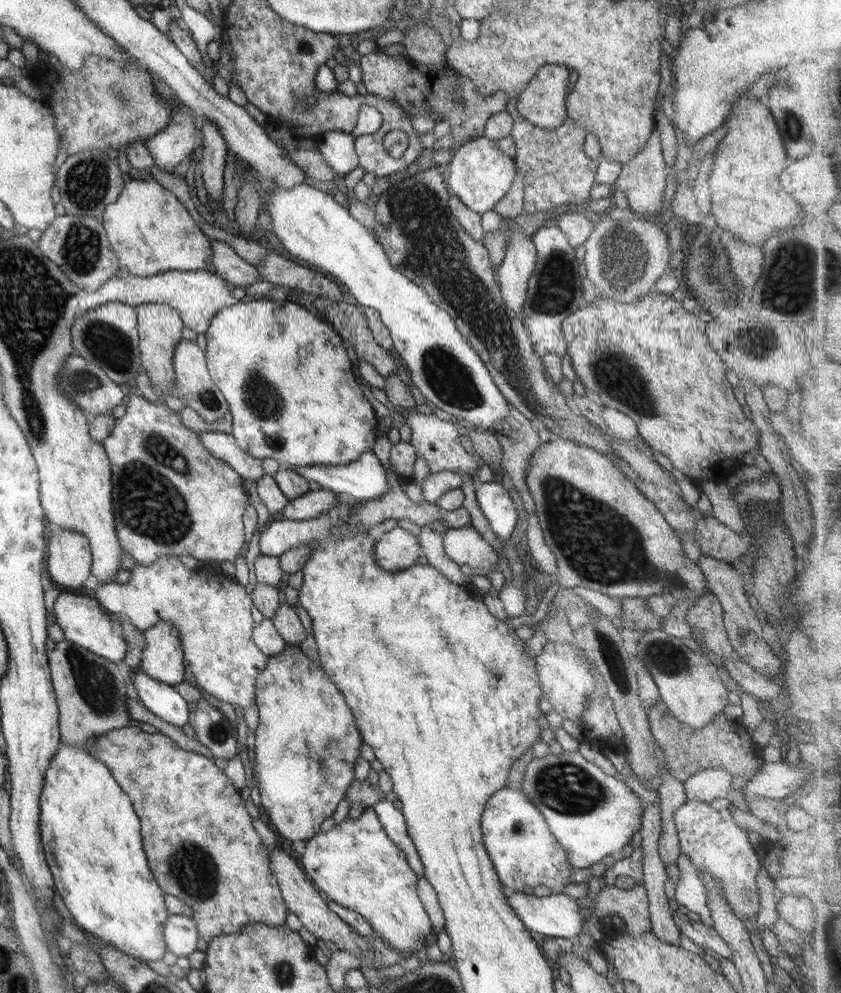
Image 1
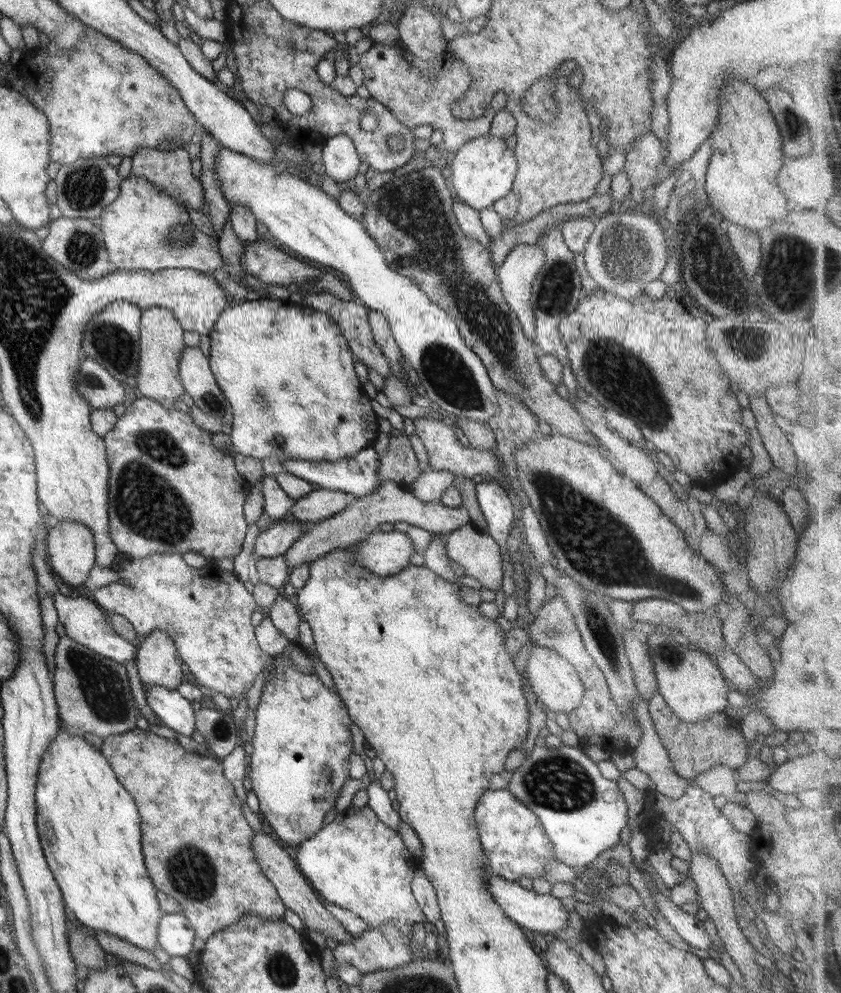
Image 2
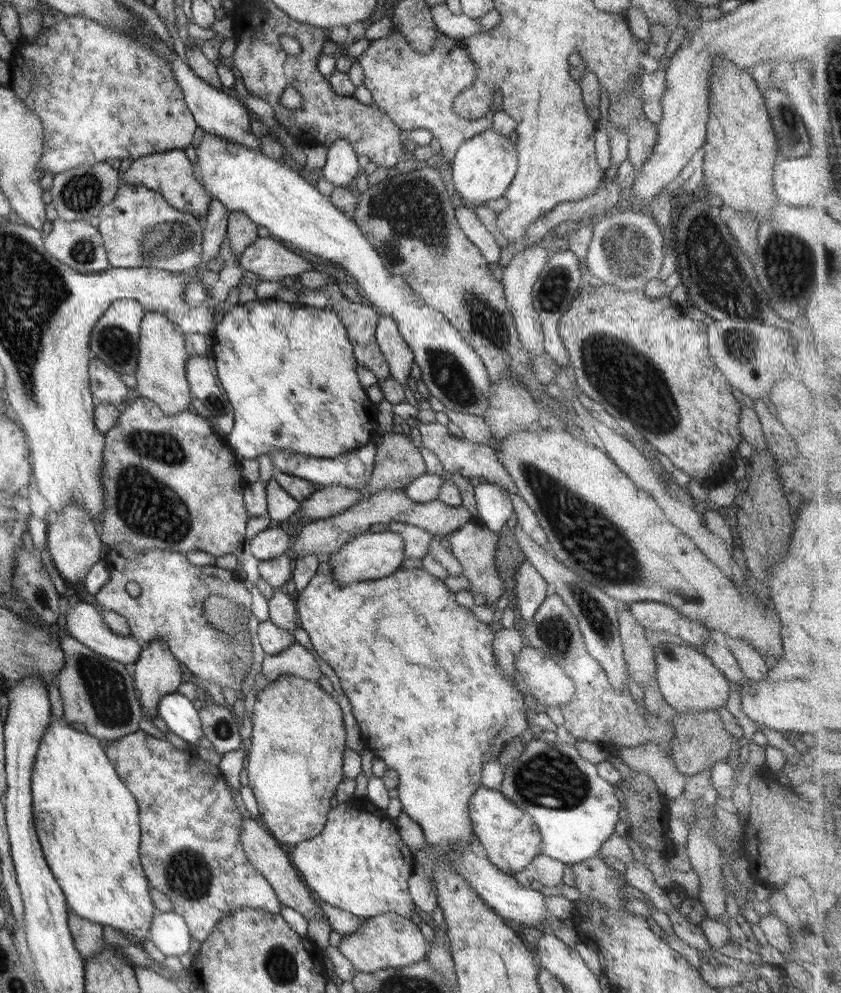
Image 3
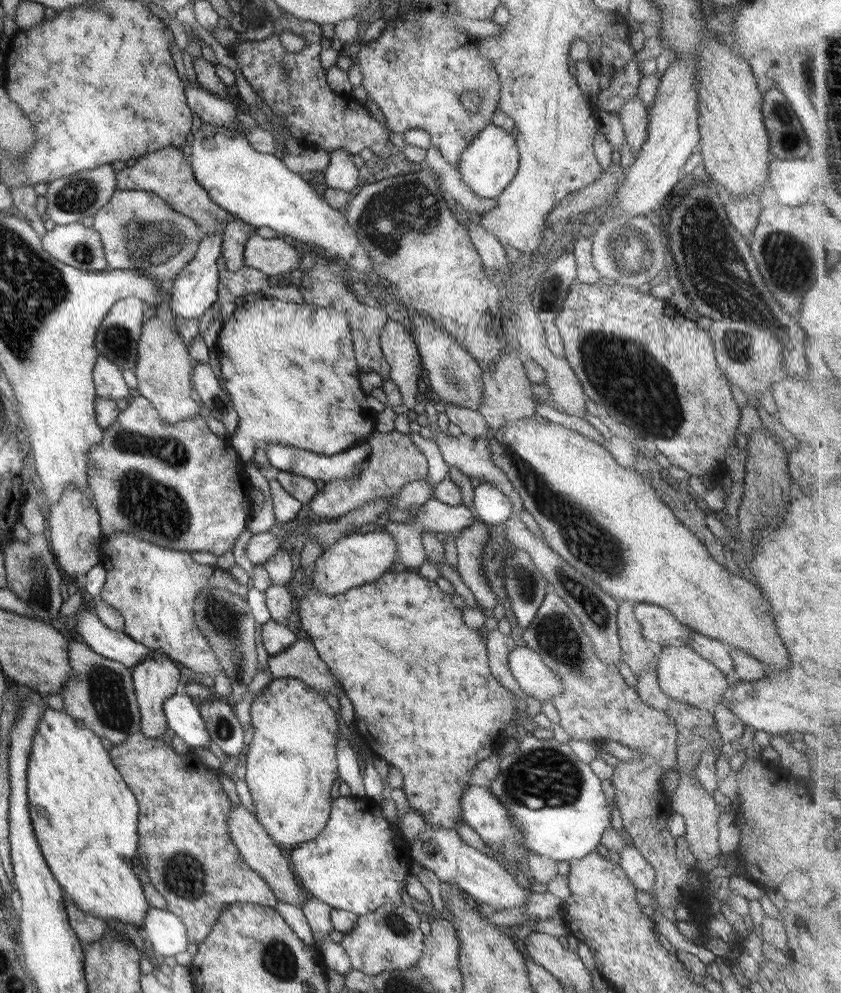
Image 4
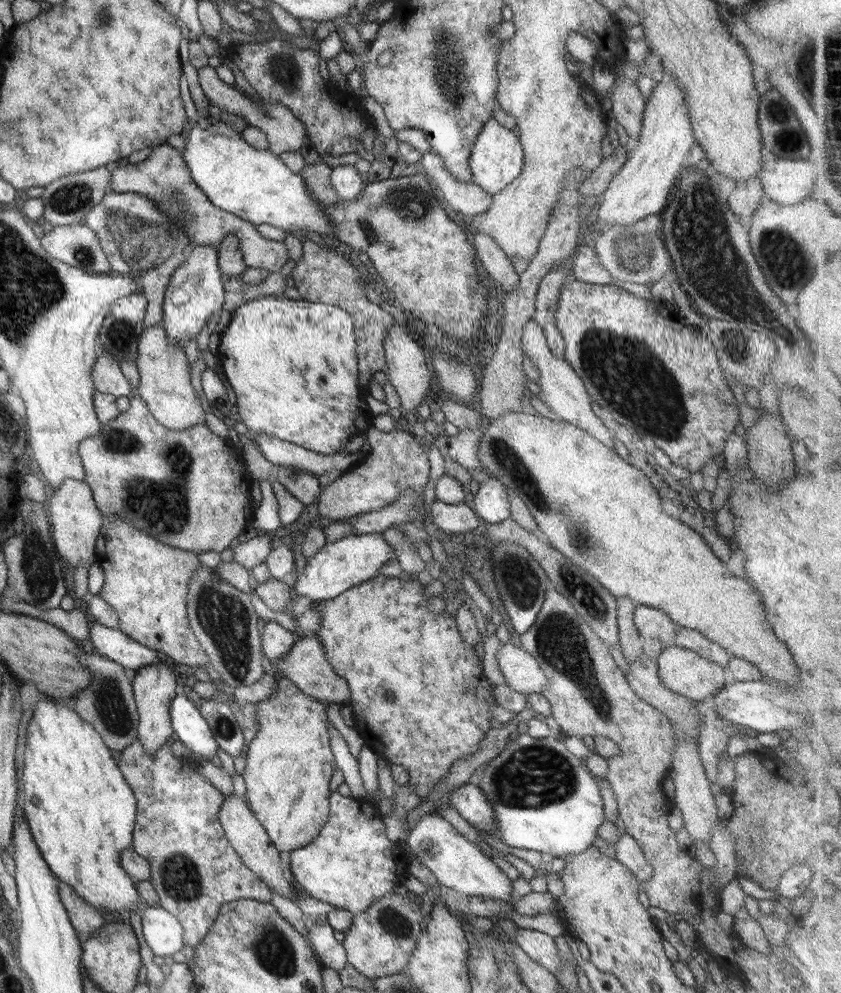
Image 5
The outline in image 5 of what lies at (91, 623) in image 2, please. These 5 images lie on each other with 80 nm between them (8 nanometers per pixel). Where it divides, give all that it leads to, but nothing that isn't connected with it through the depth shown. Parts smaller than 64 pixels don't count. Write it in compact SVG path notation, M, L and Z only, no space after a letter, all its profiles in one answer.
M92 618L87 619L88 640L93 645L94 652L102 657L134 671L160 662L156 651L145 648L119 629L107 628Z

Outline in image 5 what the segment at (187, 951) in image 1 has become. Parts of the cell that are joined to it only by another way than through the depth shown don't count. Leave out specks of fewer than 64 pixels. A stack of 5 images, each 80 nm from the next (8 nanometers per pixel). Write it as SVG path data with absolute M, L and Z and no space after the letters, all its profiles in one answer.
M143 906L139 912L143 938L154 956L171 957L183 948L183 929L179 921L159 907Z

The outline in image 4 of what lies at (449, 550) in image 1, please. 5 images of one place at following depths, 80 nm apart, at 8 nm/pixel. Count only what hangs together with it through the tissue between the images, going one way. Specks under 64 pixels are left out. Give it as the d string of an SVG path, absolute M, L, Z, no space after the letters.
M475 520L471 526L457 534L455 552L457 552L456 571L462 582L471 590L478 607L486 613L497 605L497 598L489 587L487 579L481 570L481 552L485 543L489 540L489 532L486 526Z

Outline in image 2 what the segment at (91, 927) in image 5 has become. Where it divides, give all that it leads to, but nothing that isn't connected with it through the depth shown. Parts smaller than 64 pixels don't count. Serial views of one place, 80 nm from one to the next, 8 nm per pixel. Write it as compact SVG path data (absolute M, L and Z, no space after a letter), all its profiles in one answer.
M80 924L81 927L71 926L67 932L69 955L76 966L84 966L88 971L103 971L105 969L105 952L96 940L91 937L95 930Z

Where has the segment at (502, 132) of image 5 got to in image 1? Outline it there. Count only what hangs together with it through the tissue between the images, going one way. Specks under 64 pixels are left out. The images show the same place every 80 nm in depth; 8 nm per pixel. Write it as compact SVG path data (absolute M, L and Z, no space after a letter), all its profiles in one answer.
M484 136L463 142L455 148L454 155L448 161L447 188L470 209L471 212L483 214L505 196L516 164L505 156L497 147L496 141L487 140Z

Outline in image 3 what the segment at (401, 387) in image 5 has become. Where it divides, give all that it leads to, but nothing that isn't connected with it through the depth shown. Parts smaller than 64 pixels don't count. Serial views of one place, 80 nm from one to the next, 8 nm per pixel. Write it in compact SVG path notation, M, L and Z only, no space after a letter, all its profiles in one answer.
M377 311L375 340L388 364L390 377L395 379L403 389L415 383L415 369L412 354L400 339L395 321L389 315Z

